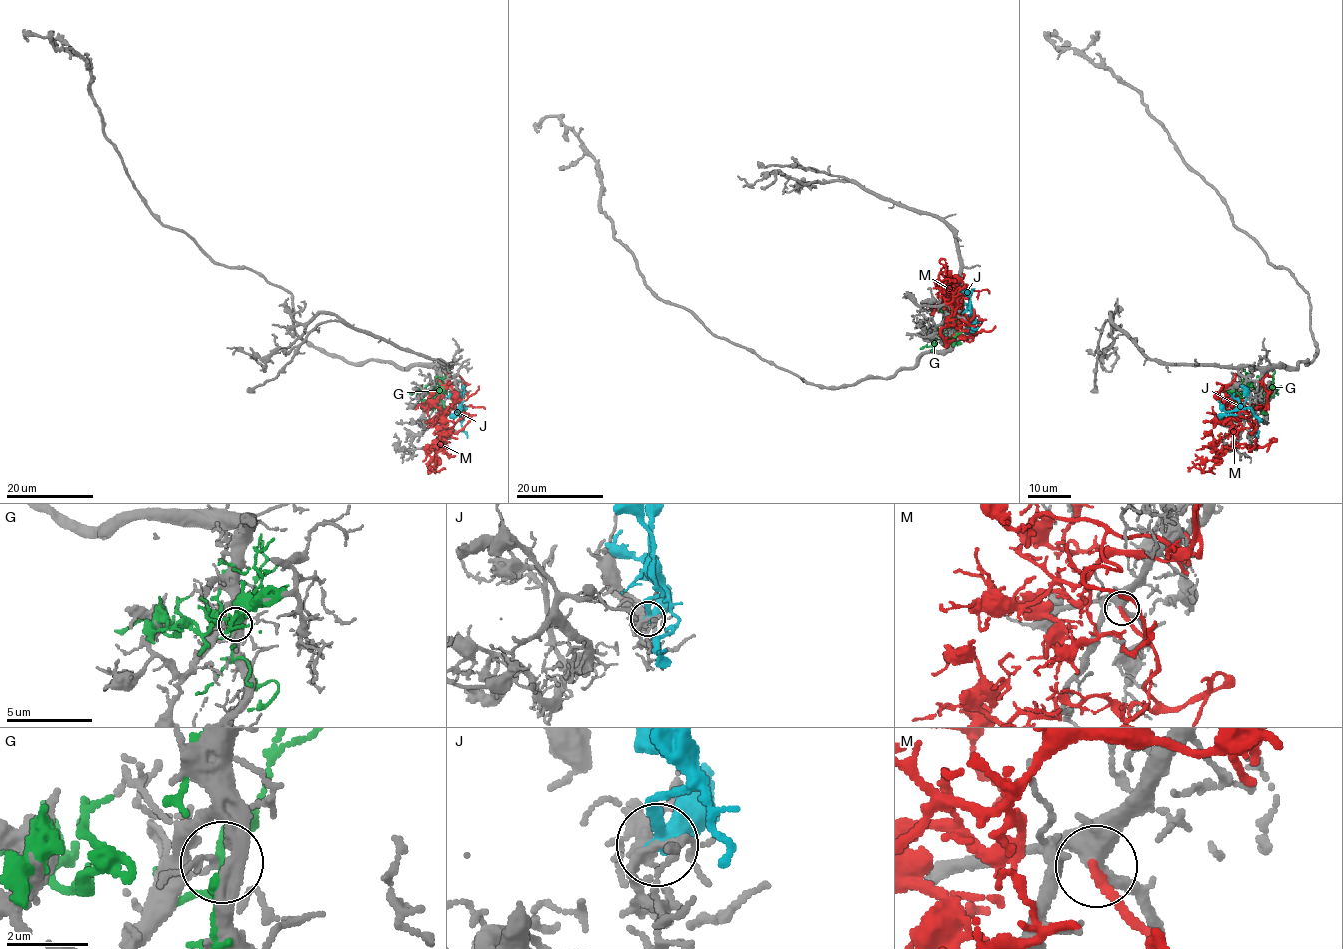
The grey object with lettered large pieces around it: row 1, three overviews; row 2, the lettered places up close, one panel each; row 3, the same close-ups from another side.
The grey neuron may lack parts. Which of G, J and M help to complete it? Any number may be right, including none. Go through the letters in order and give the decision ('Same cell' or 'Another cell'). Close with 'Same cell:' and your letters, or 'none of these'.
G: Another cell
J: Another cell
M: Another cell
Same cell: none of these

